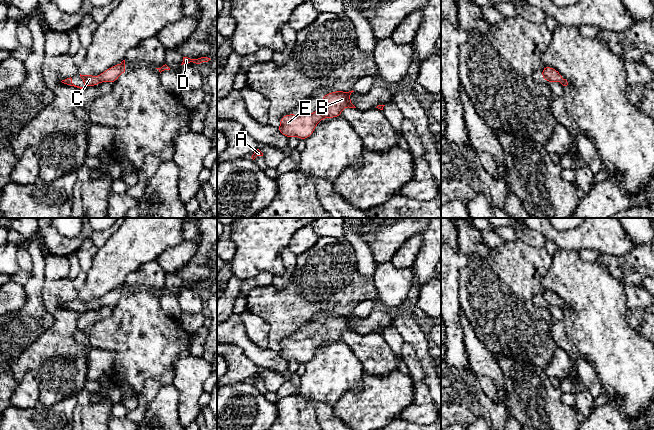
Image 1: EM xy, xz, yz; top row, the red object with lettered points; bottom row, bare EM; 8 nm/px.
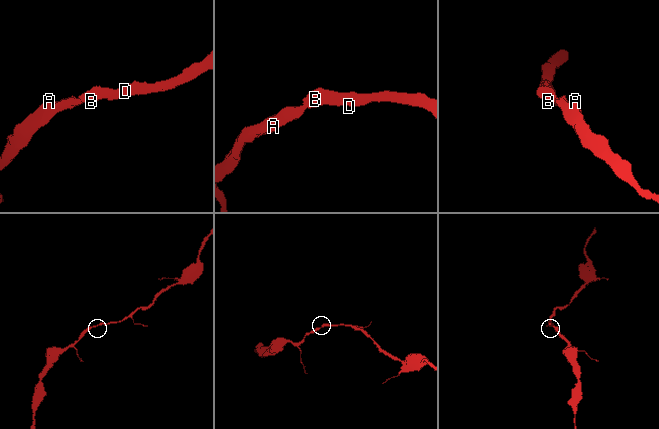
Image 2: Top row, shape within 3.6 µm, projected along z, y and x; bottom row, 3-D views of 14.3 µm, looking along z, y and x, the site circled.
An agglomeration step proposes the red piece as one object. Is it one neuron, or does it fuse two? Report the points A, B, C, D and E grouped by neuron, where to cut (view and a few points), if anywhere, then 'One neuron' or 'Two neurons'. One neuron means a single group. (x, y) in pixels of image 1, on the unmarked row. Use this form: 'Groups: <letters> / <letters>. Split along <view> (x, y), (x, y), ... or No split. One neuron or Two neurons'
Groups: A B C D E. No split. One neuron

